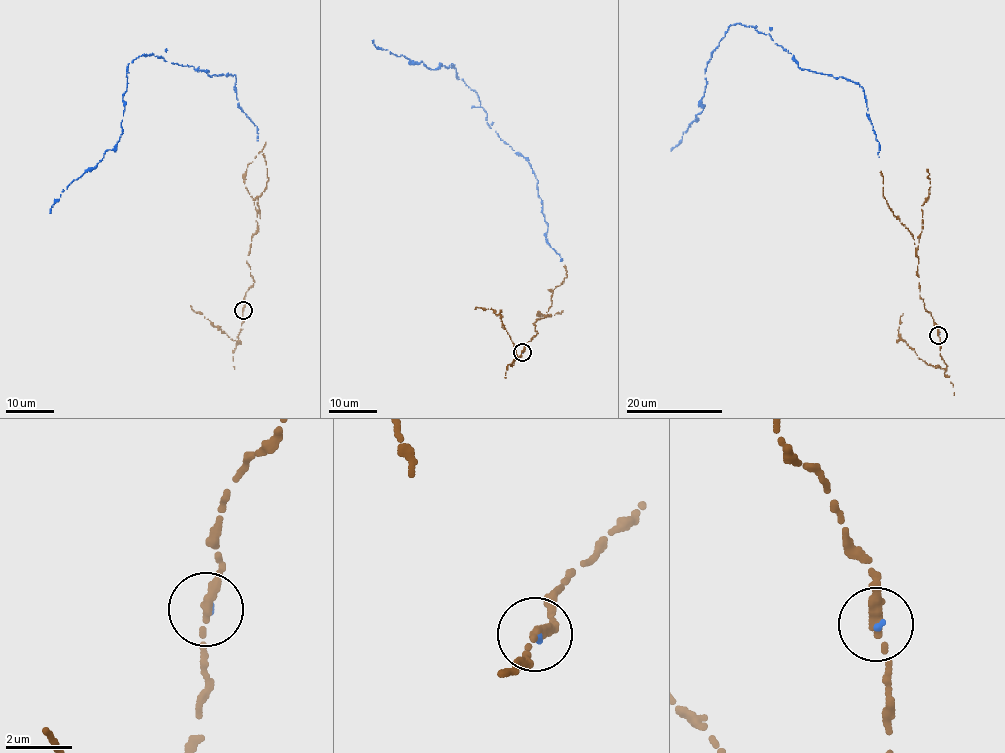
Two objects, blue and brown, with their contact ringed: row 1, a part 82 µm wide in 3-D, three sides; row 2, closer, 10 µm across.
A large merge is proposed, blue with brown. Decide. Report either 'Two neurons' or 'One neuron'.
One neuron

